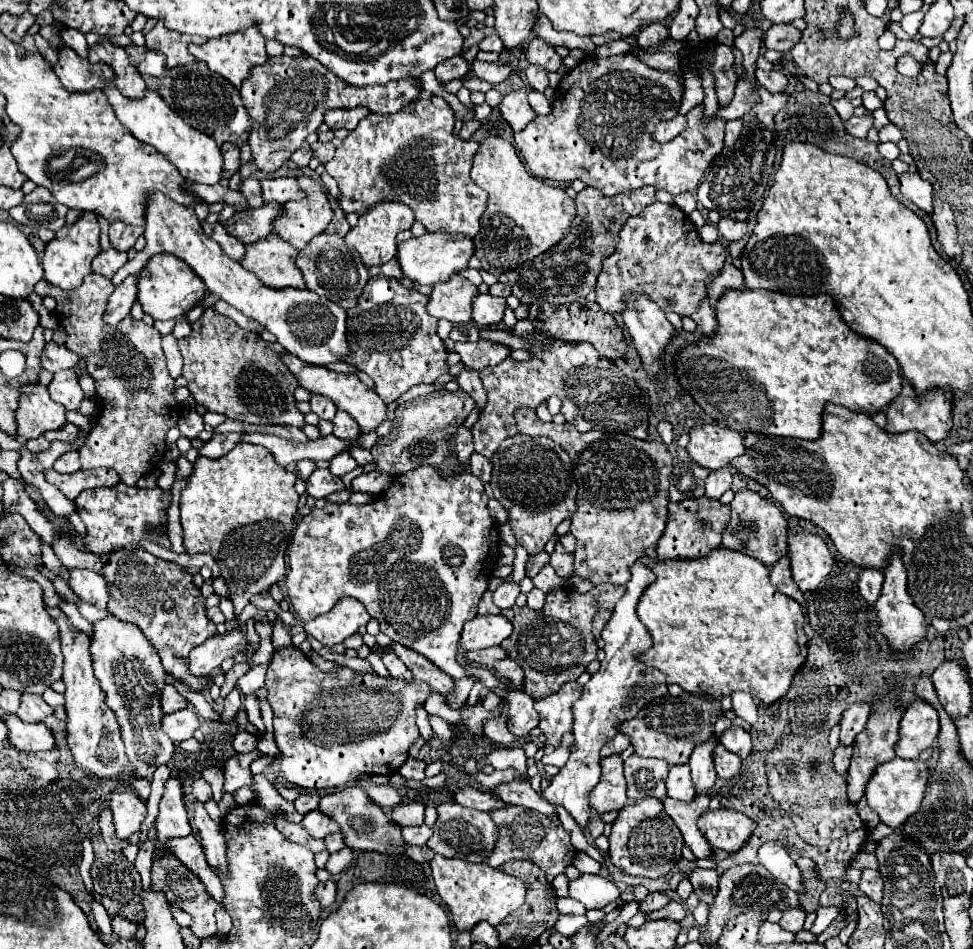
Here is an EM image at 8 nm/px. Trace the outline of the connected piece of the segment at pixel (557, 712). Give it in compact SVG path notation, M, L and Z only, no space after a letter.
M572 681L564 685L560 691L536 703L536 709L540 713L538 727L546 735L546 745L544 745L546 753L558 749L562 735L572 729L572 705L580 697L580 693L582 693L582 685L578 681Z

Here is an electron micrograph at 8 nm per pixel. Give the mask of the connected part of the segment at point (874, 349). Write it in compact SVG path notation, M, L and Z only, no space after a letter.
M728 291L720 297L716 305L716 319L718 319L718 329L714 337L708 341L700 341L696 345L688 345L676 359L676 373L680 379L680 385L690 391L694 401L710 415L714 417L720 425L726 425L730 429L736 429L738 433L764 433L764 435L778 435L778 437L796 437L796 439L808 439L816 441L820 439L822 433L822 413L826 403L836 403L844 405L852 411L860 411L866 415L874 415L888 407L900 393L902 389L902 377L900 377L900 367L898 361L888 355L888 351L878 345L876 341L868 341L866 337L858 337L840 317L840 311L834 311L834 301L828 295L818 295L818 297L792 297L784 293L772 293L772 291Z

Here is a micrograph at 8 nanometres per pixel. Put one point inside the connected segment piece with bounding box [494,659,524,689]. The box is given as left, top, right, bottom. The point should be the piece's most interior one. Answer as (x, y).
(507, 668)

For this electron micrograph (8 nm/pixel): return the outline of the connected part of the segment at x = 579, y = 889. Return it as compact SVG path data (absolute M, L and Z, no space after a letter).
M584 873L580 879L570 881L570 897L584 903L586 909L602 909L608 903L616 901L620 897L620 889L598 875Z

